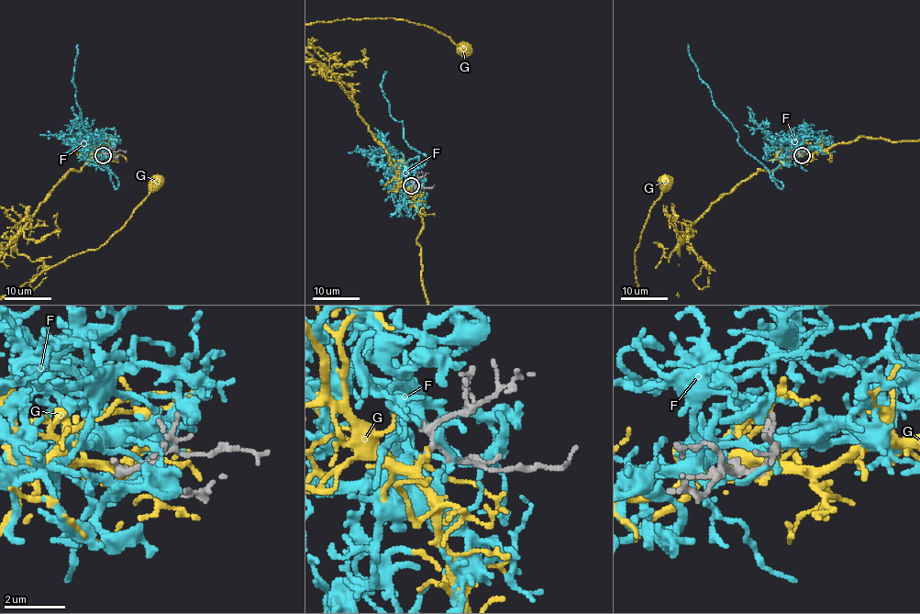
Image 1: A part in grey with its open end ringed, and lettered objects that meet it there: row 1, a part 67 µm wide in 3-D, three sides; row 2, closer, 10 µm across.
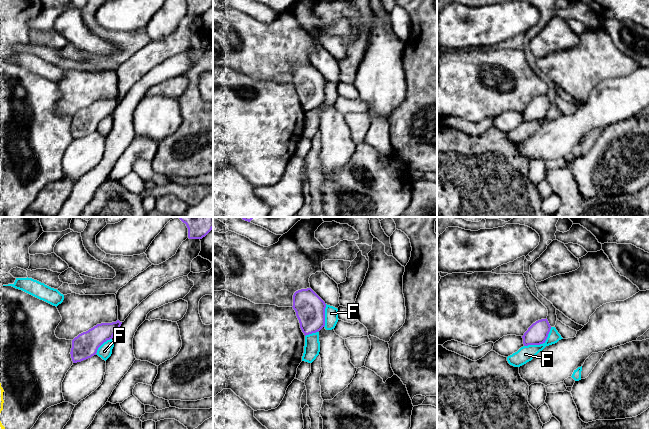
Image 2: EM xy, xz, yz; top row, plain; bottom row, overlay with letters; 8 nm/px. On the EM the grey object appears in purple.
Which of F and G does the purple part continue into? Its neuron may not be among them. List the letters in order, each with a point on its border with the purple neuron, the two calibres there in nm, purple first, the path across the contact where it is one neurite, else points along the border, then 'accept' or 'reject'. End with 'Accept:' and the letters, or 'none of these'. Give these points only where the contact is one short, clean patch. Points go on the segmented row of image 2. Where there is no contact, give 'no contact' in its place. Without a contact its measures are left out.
F: meets purple in yz at (541, 343); 170 nm thick on the purple side, 130 nm on the other; reject
G: no contact; accept
Accept: G

